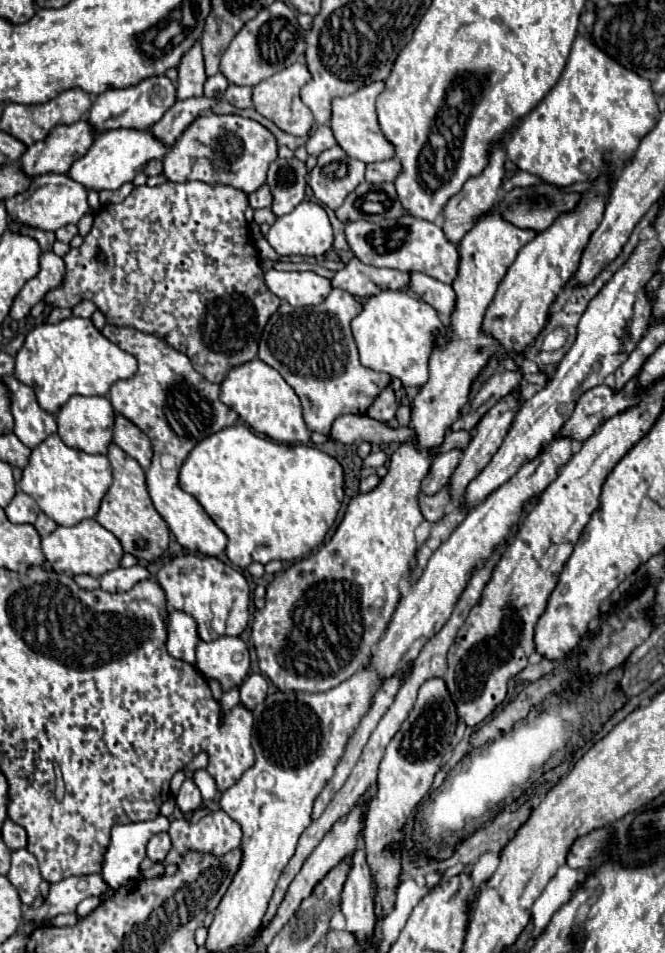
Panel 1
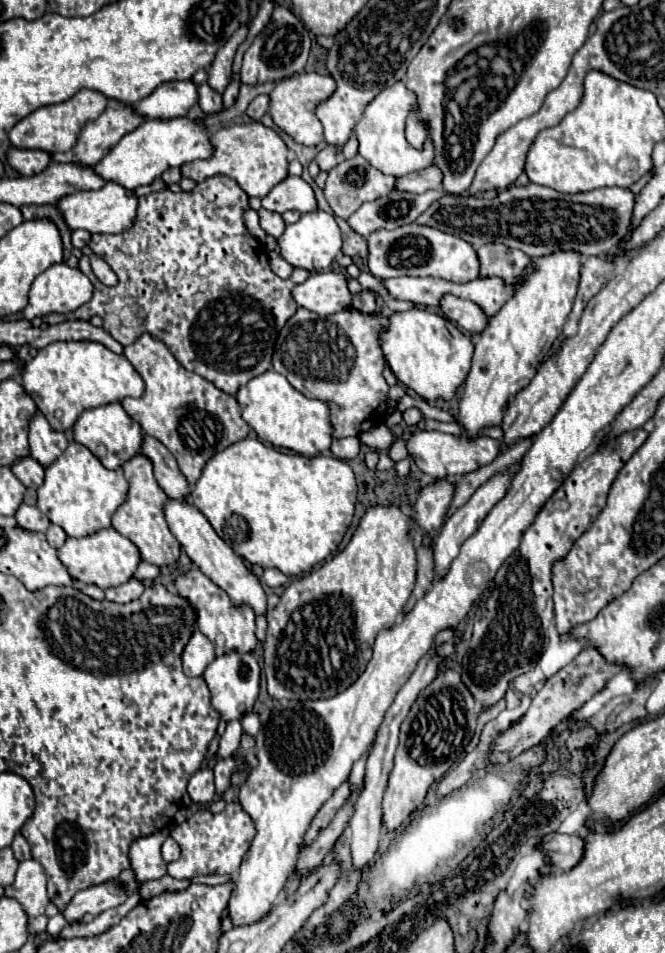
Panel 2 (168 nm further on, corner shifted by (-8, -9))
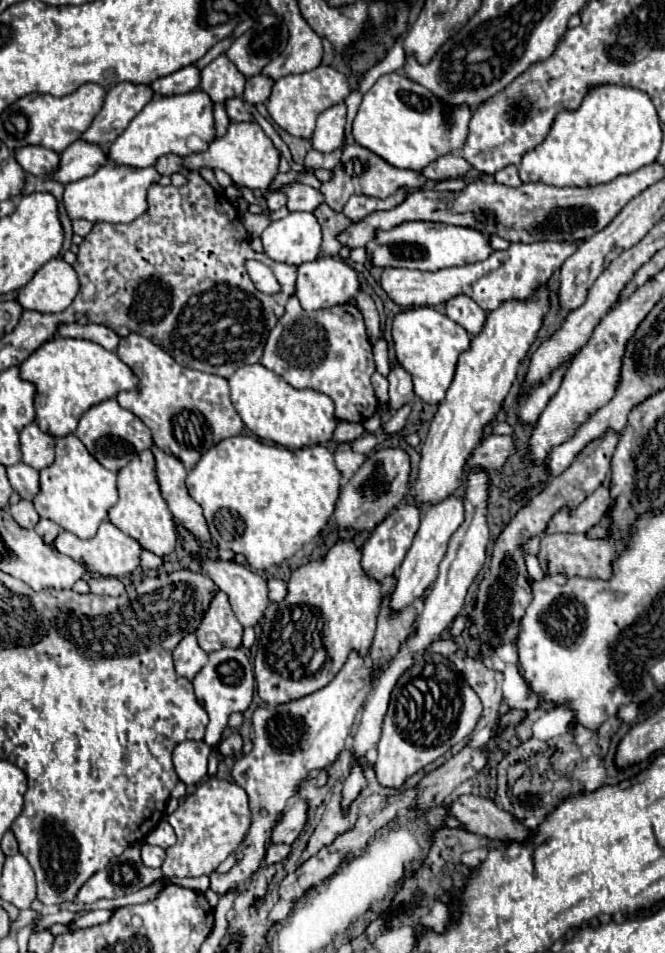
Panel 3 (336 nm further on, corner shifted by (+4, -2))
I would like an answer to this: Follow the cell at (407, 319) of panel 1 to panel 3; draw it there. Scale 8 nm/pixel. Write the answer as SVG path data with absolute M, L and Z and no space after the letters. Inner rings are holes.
M415 307L399 313L393 321L393 343L397 361L411 373L413 391L425 403L439 405L445 399L445 391L453 381L457 359L469 349L469 333L451 321L447 315L435 311L433 307Z

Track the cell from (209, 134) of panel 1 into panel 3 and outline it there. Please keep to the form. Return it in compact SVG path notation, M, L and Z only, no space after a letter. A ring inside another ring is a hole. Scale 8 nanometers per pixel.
M231 123L227 135L223 135L221 139L215 139L207 151L197 153L193 157L185 157L183 167L191 169L191 171L197 171L199 167L221 169L227 175L231 175L231 179L237 185L265 191L269 187L269 183L273 181L273 177L277 175L279 151L275 149L271 139L263 133L263 129L257 123Z

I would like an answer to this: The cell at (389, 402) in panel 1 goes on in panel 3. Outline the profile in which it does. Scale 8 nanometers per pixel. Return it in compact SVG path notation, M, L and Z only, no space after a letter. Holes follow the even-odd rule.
M379 337L373 345L373 353L375 353L375 363L377 363L377 371L381 375L389 375L389 343L385 341L385 337Z

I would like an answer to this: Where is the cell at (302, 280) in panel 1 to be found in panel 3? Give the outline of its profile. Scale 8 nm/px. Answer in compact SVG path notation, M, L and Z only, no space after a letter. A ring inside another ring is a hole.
M317 257L311 263L297 267L297 299L301 301L301 307L307 311L313 309L327 309L333 305L343 305L355 299L355 295L361 291L359 275L353 267L349 267L341 257Z

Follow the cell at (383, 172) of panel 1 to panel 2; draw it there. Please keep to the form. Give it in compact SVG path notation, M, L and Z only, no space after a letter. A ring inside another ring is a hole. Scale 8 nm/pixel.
M429 166L419 172L411 172L405 176L397 178L397 188L399 192L427 192L427 190L439 190L441 188L441 172L435 166Z

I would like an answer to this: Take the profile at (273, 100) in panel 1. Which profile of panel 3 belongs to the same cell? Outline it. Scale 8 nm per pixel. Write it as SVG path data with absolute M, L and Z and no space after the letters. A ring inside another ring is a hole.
M319 65L319 67L315 67L315 69L307 71L307 73L287 75L287 77L277 79L275 85L273 85L271 97L269 97L269 101L265 105L267 105L271 117L275 119L275 123L281 129L291 133L293 137L309 139L313 135L317 115L323 113L325 109L333 107L333 105L343 103L349 97L351 91L353 91L353 87L351 87L347 75L335 71L333 67Z

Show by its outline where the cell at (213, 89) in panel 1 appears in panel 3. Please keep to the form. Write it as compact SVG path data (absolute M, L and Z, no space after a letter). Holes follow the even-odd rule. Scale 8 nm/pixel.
M229 99L225 109L227 109L227 115L231 121L255 121L255 117L245 111L243 99Z

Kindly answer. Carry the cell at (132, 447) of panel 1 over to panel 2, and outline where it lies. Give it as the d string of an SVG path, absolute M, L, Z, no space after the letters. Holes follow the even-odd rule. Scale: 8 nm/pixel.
M143 436L141 454L153 462L155 480L169 498L179 500L179 498L185 498L189 494L189 484L183 478L183 474L179 472L173 454L157 438Z

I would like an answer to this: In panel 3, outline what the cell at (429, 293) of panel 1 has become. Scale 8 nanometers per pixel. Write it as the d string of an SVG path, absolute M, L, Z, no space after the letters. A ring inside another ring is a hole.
M457 295L447 301L447 317L465 327L471 335L479 335L485 325L487 313L473 299Z

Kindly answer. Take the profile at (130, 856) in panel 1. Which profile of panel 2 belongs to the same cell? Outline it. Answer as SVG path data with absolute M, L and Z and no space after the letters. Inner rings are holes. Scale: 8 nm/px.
M173 826L163 828L161 832L135 838L129 846L129 862L131 870L137 876L137 882L147 882L165 876L167 864L161 858L161 844L165 838L169 838L169 832Z

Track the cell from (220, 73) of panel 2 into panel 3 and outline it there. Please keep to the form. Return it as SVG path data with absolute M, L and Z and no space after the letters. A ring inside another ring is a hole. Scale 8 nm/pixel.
M219 55L201 71L201 89L221 105L225 105L227 99L241 97L245 81L245 75L239 73L227 55Z

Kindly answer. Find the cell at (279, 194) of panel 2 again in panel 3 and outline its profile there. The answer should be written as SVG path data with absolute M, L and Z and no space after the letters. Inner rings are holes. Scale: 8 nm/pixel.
M303 183L285 185L283 191L289 197L287 201L289 211L315 211L323 203L323 193Z

